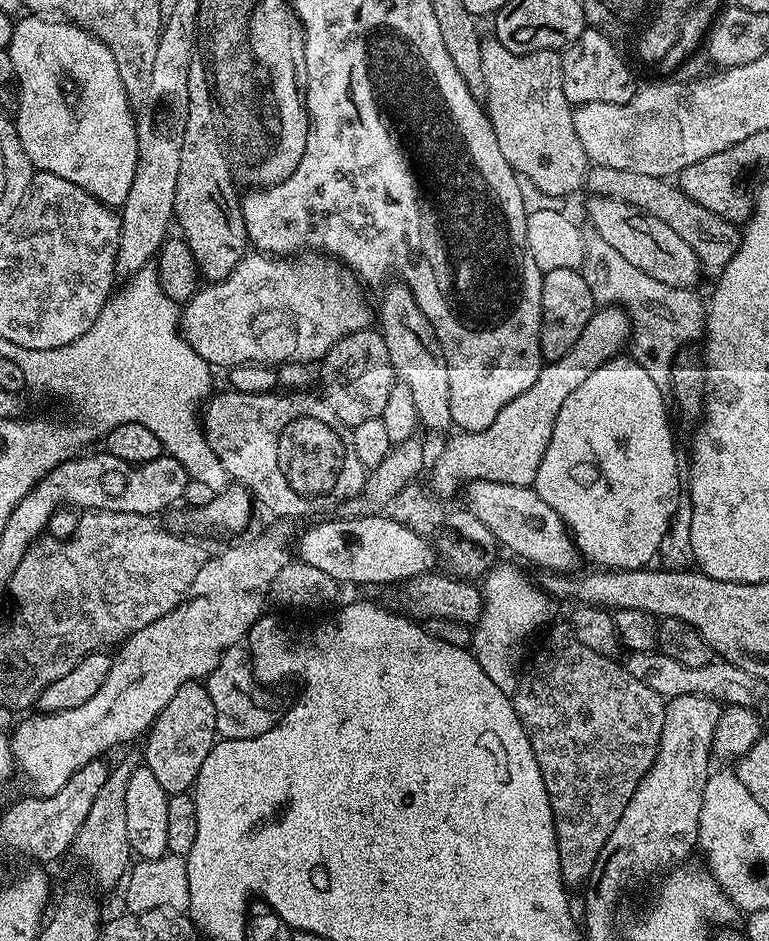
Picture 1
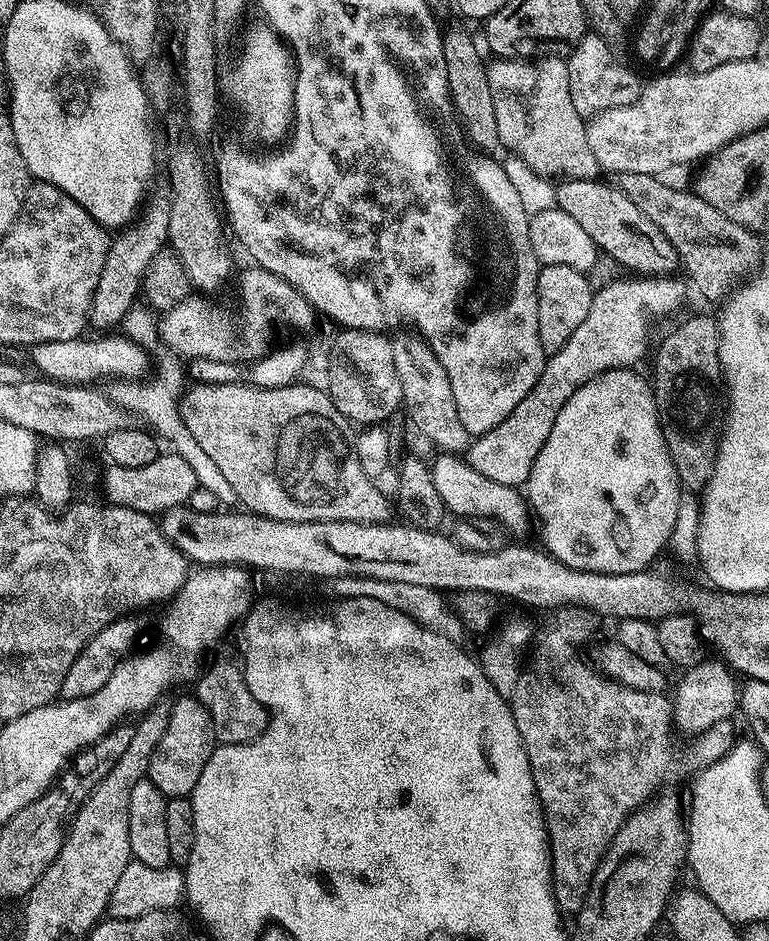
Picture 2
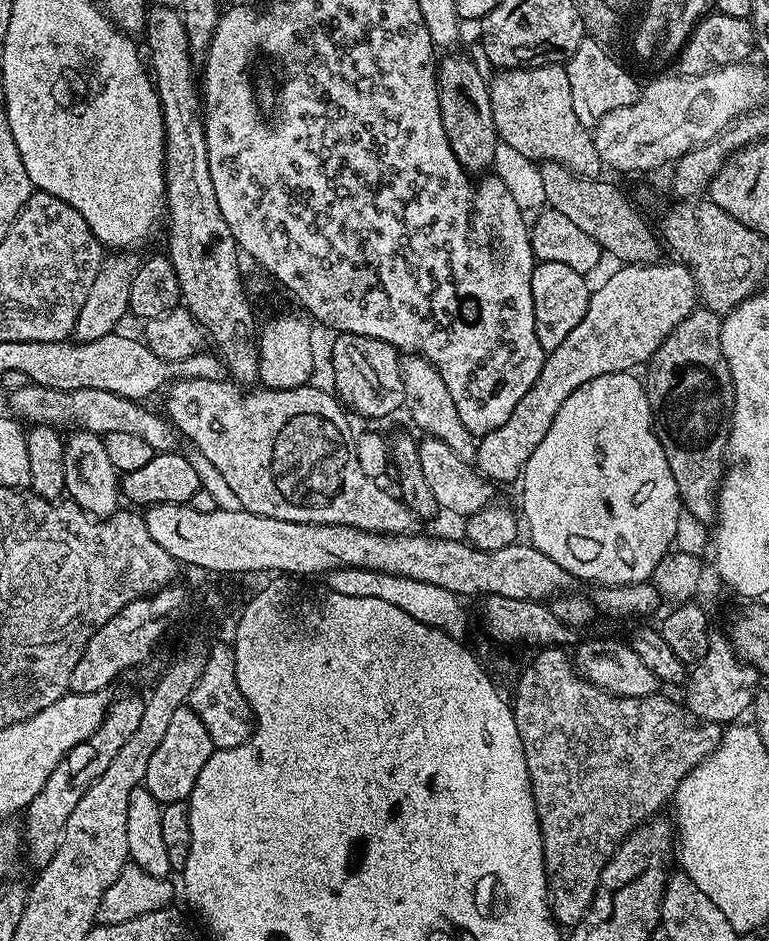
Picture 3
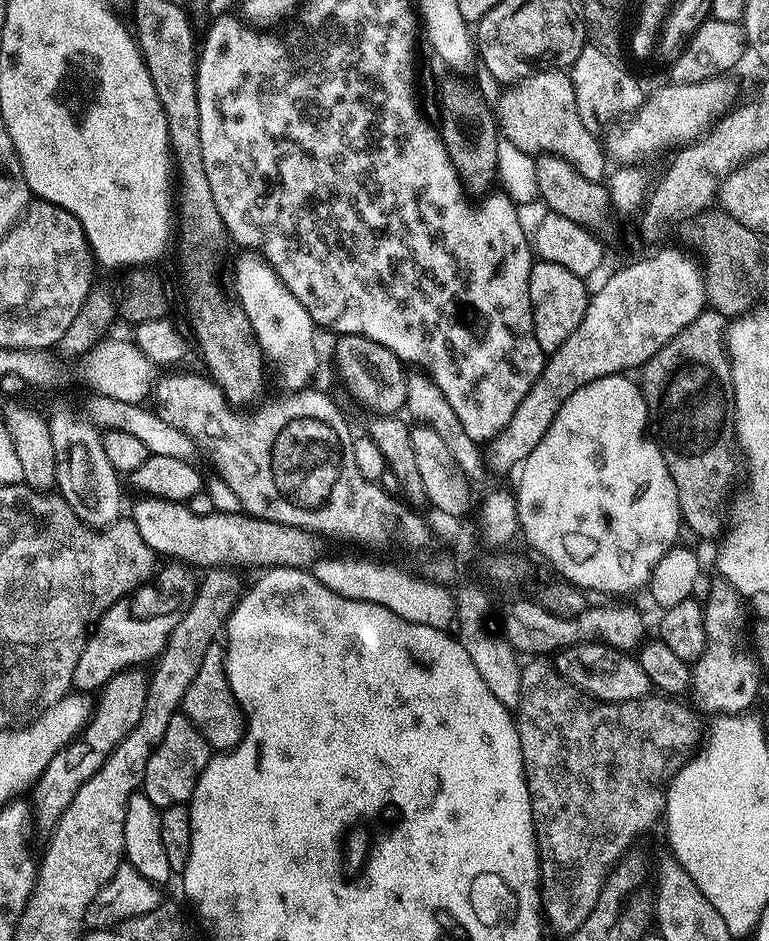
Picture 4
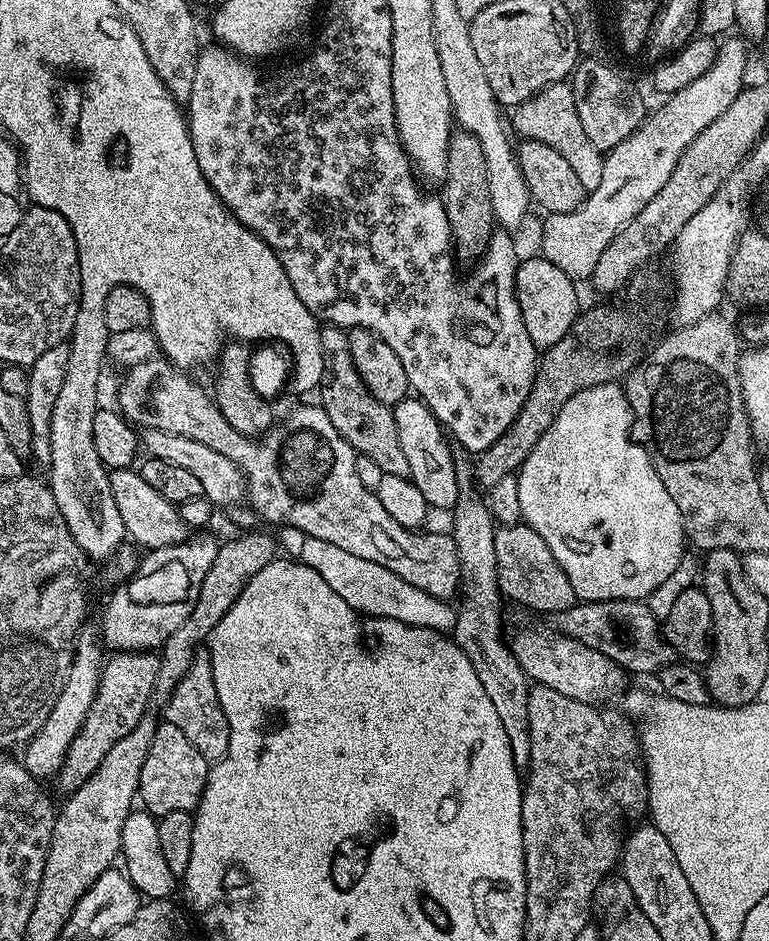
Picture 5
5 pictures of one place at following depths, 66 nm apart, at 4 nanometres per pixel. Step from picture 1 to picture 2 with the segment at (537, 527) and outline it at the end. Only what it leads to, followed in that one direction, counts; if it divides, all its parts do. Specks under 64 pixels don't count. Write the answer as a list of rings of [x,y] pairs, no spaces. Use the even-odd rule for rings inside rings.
[[[440,454],[437,455],[436,461],[431,461],[430,467],[432,477],[434,478],[434,486],[438,486],[438,494],[442,494],[442,502],[445,509],[449,513],[452,512],[456,518],[477,518],[488,517],[495,520],[501,529],[506,533],[513,532],[513,537],[524,538],[528,532],[528,516],[530,518],[530,505],[522,495],[519,487],[503,484],[502,482],[494,482],[494,478],[486,478],[486,474],[478,474],[478,470],[474,470],[467,459],[461,458],[456,454]]]

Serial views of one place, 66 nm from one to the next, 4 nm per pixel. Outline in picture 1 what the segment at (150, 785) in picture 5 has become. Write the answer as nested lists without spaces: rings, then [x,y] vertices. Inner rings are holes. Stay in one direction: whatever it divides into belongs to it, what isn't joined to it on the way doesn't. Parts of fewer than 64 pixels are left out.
[[[200,682],[183,684],[178,686],[174,698],[166,702],[166,706],[148,729],[143,741],[142,764],[150,770],[150,774],[154,774],[164,792],[188,792],[195,785],[202,770],[202,762],[206,762],[206,754],[210,754],[217,742],[214,704],[205,685]]]

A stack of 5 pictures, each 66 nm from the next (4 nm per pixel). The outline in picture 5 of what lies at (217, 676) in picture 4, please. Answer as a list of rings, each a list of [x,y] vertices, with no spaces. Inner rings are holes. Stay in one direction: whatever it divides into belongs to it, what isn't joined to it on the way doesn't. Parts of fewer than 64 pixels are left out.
[[[201,646],[196,651],[194,662],[172,691],[171,698],[162,712],[165,714],[163,716],[165,721],[181,730],[182,734],[193,743],[194,748],[208,761],[215,762],[224,758],[229,748],[229,723],[217,700],[207,647]]]

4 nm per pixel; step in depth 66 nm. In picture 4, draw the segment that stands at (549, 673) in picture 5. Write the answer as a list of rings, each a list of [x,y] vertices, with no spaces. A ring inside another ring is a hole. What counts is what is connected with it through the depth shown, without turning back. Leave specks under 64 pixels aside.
[[[575,644],[561,648],[554,656],[554,669],[557,675],[583,695],[609,704],[621,704],[627,700],[641,700],[649,695],[650,685],[646,670],[642,670],[639,659],[633,655],[619,652],[605,644]]]

